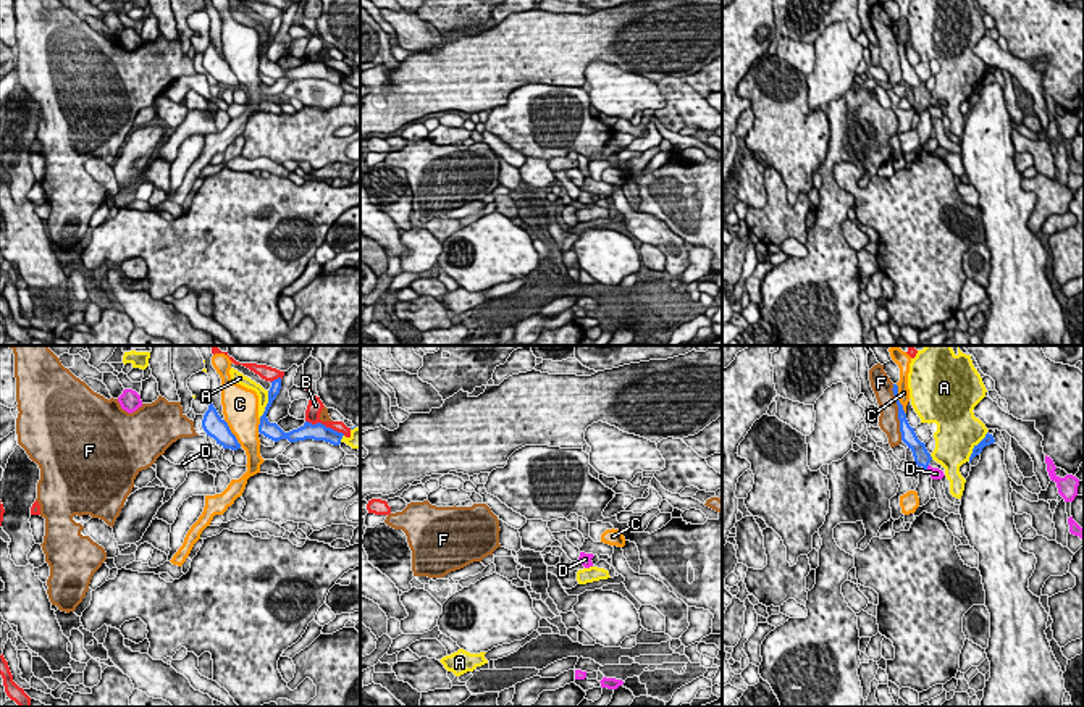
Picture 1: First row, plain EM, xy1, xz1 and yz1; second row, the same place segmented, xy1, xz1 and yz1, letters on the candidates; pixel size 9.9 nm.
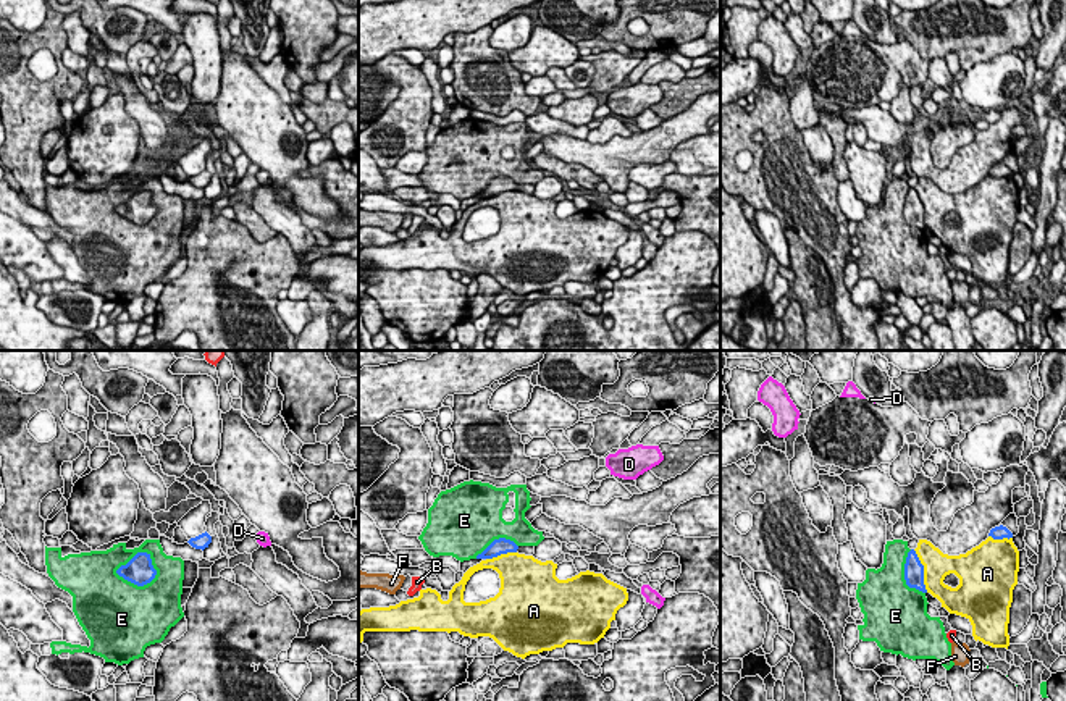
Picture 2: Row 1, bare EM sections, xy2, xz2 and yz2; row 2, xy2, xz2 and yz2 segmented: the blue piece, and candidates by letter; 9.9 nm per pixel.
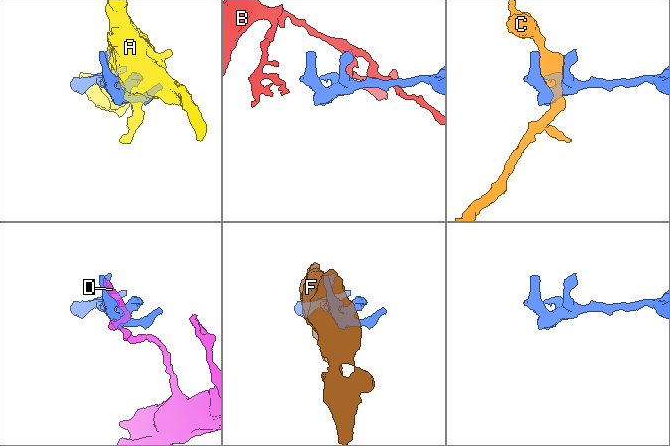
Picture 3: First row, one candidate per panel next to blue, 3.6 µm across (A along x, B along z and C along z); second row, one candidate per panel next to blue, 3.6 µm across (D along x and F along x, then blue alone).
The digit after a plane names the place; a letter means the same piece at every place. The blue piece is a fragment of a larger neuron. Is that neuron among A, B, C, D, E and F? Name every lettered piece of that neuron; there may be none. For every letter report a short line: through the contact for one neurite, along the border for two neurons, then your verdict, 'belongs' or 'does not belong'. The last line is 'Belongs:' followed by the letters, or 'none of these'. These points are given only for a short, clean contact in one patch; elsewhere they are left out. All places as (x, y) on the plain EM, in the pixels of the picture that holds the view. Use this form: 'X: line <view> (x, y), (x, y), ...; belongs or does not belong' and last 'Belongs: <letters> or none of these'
A: does not belong
B: does not belong
C: does not belong
D: does not belong
E: does not belong
F: does not belong
Belongs: none of these

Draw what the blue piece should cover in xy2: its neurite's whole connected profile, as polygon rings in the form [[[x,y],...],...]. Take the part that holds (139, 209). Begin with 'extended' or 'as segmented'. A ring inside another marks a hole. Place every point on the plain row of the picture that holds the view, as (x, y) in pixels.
as segmented | [[[137,191],[126,204],[121,204],[116,212],[137,225],[144,225],[155,216],[157,208],[152,204],[150,192]]]

